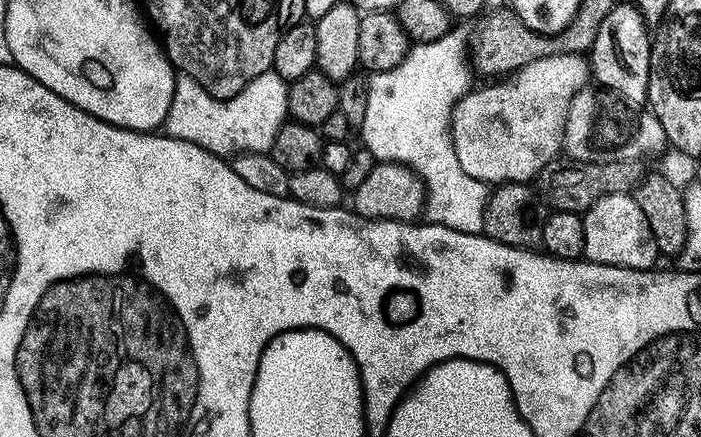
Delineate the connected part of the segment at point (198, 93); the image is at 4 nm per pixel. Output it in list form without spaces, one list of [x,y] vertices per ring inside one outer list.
[[[271,71],[258,74],[258,78],[254,78],[254,82],[250,82],[250,86],[243,88],[237,96],[219,100],[206,94],[206,90],[202,90],[194,78],[177,75],[174,98],[162,125],[163,131],[175,140],[194,142],[206,151],[217,154],[271,153],[278,130],[289,119],[288,85],[289,81]]]

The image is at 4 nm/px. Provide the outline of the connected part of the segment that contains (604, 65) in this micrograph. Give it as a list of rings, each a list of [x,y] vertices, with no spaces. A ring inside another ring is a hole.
[[[622,2],[606,14],[602,26],[598,26],[598,38],[594,38],[590,49],[591,75],[595,82],[597,80],[602,87],[609,88],[613,97],[636,110],[643,109],[648,102],[652,41],[650,25],[639,10],[630,2]]]

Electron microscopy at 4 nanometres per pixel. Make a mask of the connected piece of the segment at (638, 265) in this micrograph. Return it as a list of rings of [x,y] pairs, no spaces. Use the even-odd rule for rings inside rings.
[[[626,192],[606,194],[594,202],[583,213],[585,246],[583,259],[602,266],[626,267],[634,270],[648,270],[658,260],[654,234],[650,234],[650,225],[646,223],[646,214],[638,206],[635,195]]]

